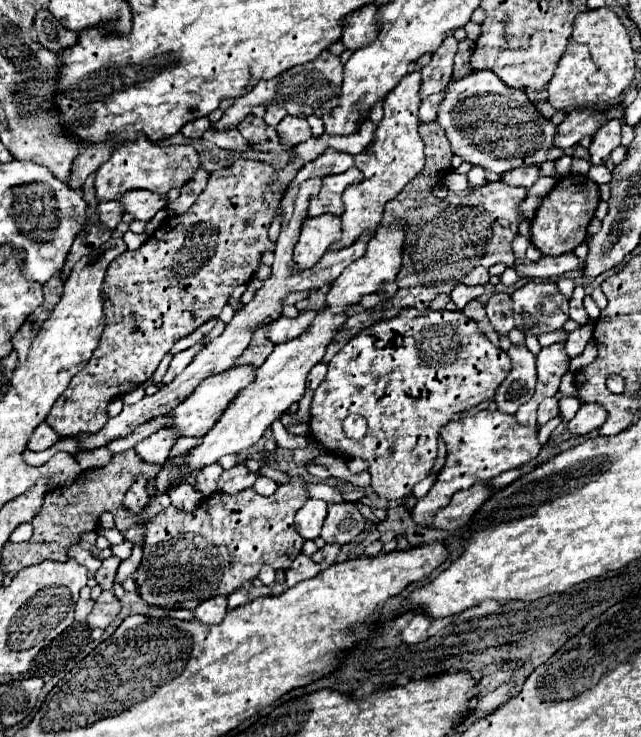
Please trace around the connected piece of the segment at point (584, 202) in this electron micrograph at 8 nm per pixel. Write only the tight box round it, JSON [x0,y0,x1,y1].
[531,176,599,256]

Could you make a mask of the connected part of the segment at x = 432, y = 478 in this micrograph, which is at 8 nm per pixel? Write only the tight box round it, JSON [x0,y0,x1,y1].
[412,473,437,498]

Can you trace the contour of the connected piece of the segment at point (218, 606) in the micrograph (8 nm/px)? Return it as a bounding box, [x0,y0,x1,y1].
[195,596,227,624]

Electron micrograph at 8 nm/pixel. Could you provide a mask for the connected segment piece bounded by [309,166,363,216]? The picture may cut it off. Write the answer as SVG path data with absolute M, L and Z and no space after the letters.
M351 166L347 172L335 174L335 176L325 176L321 182L321 192L309 200L309 216L319 216L319 214L335 214L341 216L343 204L341 204L341 194L349 184L357 184L363 178L363 172Z

